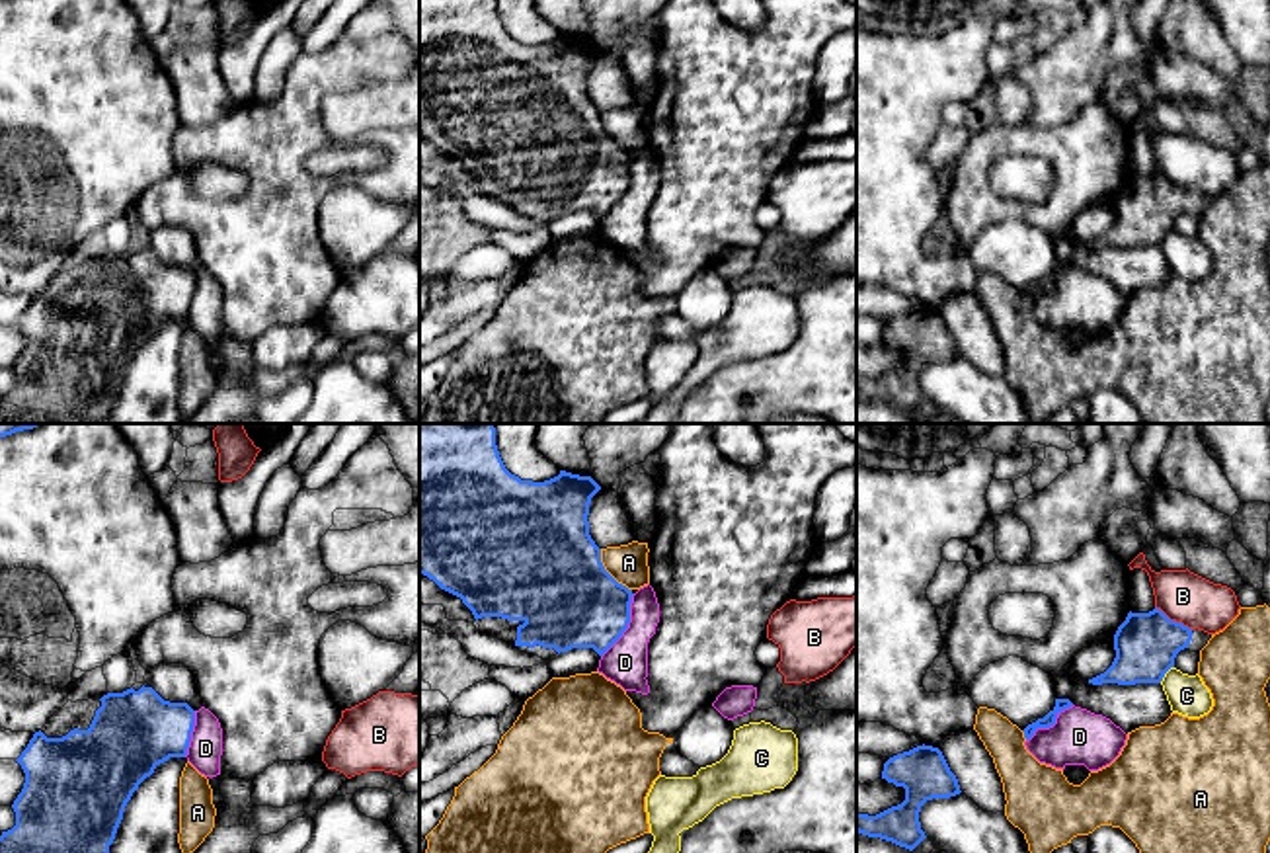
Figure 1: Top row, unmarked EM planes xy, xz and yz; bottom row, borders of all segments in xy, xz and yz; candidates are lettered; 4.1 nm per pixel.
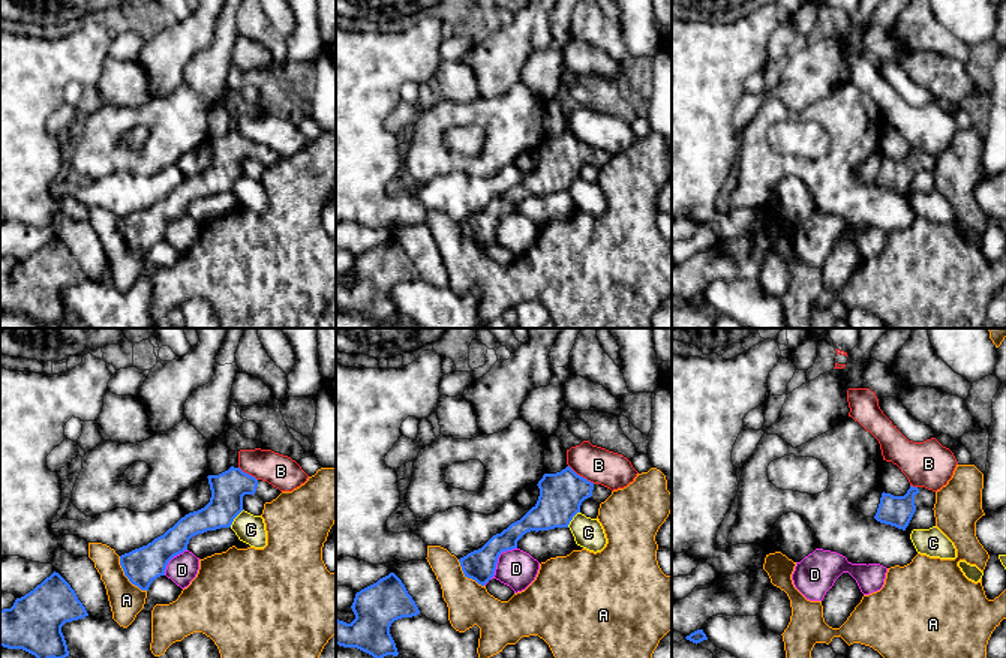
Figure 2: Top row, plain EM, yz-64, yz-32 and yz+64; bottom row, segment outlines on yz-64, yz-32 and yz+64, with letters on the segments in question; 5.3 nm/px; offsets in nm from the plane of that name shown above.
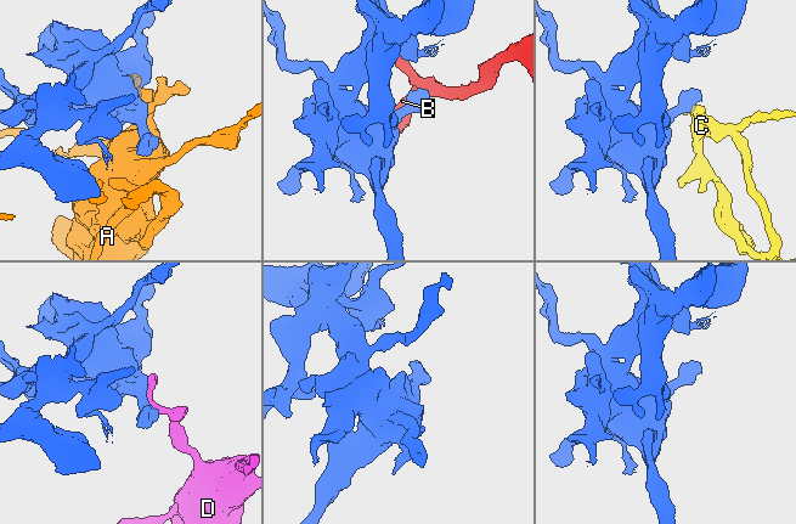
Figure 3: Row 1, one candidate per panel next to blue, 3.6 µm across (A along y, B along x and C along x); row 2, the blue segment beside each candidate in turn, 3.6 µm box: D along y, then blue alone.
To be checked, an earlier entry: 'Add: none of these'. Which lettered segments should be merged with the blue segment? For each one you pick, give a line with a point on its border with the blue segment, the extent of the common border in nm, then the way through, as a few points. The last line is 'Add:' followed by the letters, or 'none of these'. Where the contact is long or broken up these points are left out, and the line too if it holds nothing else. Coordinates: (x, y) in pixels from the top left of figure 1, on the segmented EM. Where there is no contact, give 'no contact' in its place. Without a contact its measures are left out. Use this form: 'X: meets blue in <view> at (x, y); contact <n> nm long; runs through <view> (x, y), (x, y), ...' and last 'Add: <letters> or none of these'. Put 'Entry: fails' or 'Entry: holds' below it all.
A: meets blue in xz at (607, 572); contact 220 nm long
Add: A
Entry: fails

